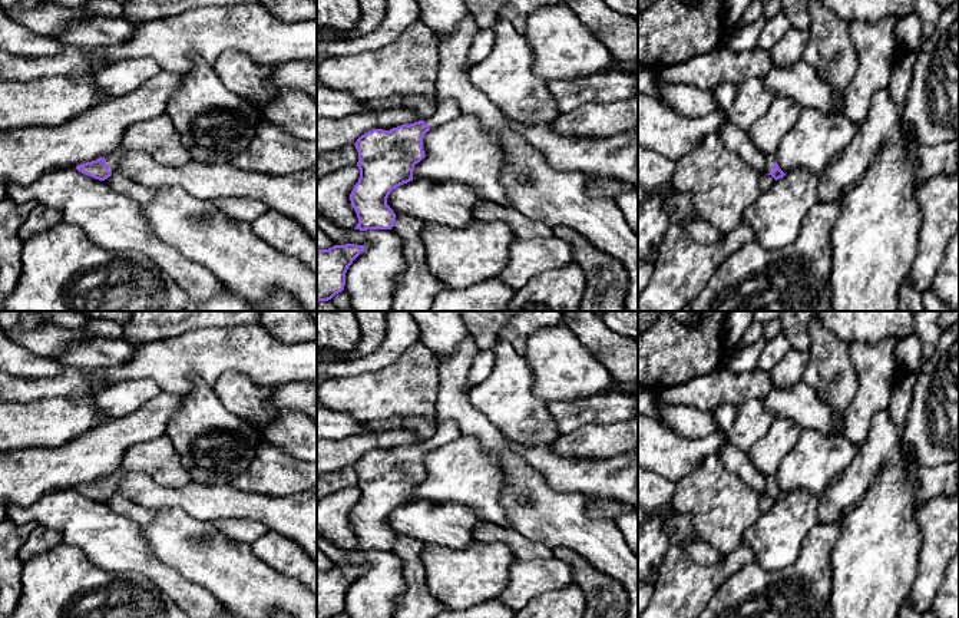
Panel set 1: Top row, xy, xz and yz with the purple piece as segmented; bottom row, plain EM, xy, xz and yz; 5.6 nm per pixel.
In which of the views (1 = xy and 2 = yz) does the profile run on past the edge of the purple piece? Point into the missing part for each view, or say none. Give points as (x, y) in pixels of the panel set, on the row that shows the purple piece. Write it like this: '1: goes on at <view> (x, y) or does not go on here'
1: goes on at xy (113, 159)
2: goes on at yz (770, 159)

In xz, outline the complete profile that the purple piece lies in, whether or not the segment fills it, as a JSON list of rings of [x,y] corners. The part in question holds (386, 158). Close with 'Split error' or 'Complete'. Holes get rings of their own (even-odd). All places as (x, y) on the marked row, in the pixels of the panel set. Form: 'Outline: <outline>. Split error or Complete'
Outline: [[[437,99],[430,118],[390,130],[373,129],[357,139],[360,178],[350,194],[358,218],[354,229],[394,227],[396,214],[387,205],[387,198],[393,189],[413,181],[414,165],[424,158],[424,133],[460,115],[454,99]]]. Split error

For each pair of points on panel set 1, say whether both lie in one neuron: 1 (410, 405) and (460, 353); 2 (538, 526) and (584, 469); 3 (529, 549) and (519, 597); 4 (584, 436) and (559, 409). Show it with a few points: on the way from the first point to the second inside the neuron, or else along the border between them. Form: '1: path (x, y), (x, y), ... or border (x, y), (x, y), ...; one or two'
1: border (435, 354), (439, 377), (436, 407); two
2: border (536, 473), (555, 489), (581, 492), (587, 496); two
3: border (551, 555), (518, 559); two
4: border (611, 422), (581, 425), (562, 433); two

